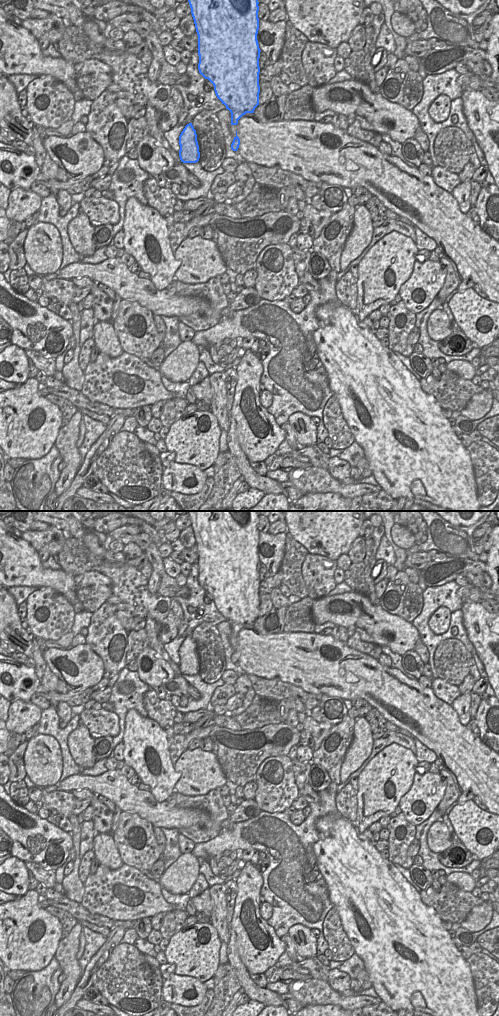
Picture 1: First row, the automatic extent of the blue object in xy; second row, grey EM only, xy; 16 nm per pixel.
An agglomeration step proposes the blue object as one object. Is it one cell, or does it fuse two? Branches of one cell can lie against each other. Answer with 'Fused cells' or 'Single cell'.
Single cell.

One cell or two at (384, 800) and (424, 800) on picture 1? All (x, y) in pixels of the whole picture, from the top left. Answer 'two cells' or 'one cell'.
two cells

